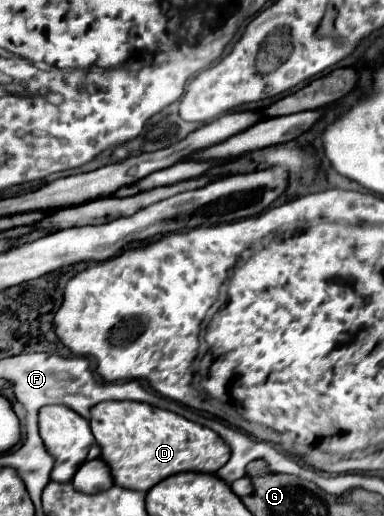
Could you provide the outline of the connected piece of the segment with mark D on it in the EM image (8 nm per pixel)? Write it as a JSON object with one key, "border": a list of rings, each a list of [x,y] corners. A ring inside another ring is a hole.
{"border":[[[99,402],[91,410],[89,426],[97,444],[101,446],[101,460],[109,464],[115,484],[123,488],[131,488],[131,490],[141,490],[141,492],[147,492],[151,486],[155,486],[157,482],[161,482],[163,478],[171,474],[179,474],[179,472],[211,472],[213,474],[229,460],[229,454],[231,454],[229,446],[213,430],[145,402]]]}

